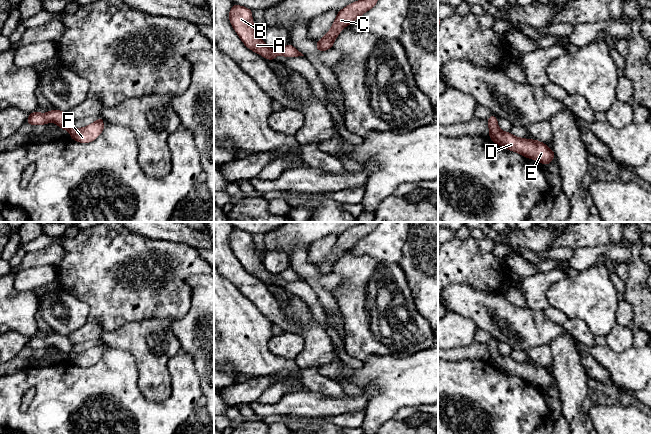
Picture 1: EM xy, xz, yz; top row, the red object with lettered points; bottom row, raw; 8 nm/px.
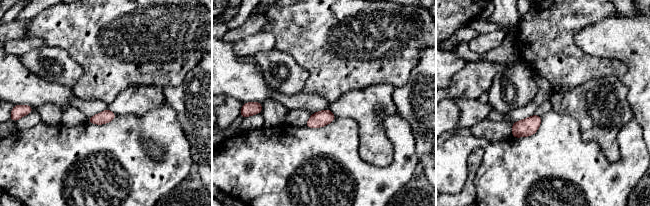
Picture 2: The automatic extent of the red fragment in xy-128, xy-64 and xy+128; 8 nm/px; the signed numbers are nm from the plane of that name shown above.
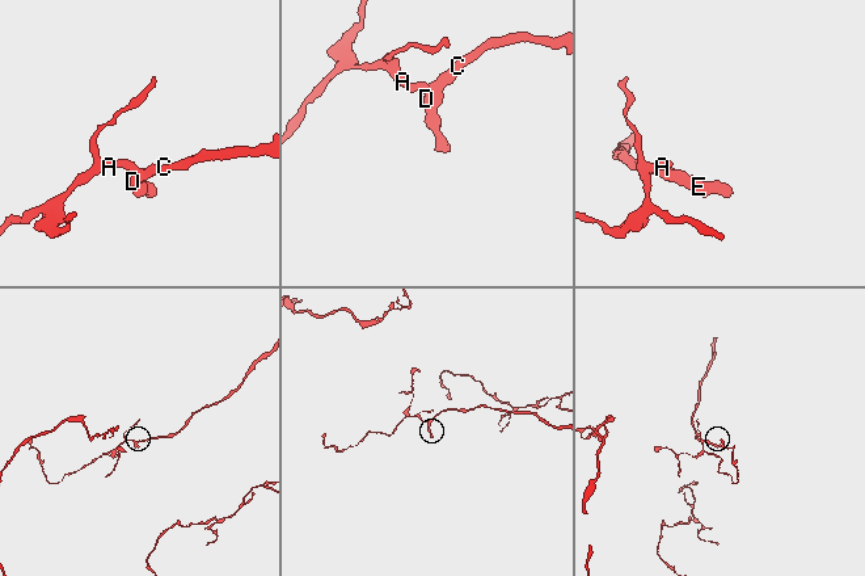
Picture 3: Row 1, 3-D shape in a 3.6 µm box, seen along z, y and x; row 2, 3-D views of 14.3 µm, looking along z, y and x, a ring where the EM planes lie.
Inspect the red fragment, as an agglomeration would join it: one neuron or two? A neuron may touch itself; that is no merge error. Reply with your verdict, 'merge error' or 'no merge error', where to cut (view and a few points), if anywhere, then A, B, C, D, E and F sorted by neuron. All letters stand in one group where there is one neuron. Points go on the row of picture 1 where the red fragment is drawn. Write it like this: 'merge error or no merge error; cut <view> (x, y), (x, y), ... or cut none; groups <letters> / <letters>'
no merge error; cut none; groups A B C D E F

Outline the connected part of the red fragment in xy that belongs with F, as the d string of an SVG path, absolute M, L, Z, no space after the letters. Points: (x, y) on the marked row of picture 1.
M52 110L45 114L39 113L37 111L29 114L27 119L27 124L44 125L49 122L56 123L60 128L68 130L70 132L70 137L80 143L89 143L94 141L104 129L103 124L104 119L99 117L96 122L90 125L74 130L73 129L73 119L68 113L62 112L60 110Z

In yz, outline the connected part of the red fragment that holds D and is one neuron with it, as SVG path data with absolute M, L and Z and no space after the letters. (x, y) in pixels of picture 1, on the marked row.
M491 115L487 122L489 125L489 137L496 144L517 152L524 157L534 159L546 166L555 158L555 152L550 150L545 143L535 139L518 138L510 132L501 131L495 115Z

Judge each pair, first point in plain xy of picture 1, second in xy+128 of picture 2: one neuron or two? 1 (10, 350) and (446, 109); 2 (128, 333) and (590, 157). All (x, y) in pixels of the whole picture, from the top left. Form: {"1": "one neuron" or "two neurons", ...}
{"1": "two neurons", "2": "two neurons"}

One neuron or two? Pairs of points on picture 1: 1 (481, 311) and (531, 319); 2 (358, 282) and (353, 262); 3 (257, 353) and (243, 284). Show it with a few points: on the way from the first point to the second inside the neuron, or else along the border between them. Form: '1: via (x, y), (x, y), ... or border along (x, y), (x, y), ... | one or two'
1: via (493, 313), (501, 319), (519, 319) | one
2: via (358, 277), (358, 272), (353, 267) | one
3: border along (229, 281), (263, 313) | two

